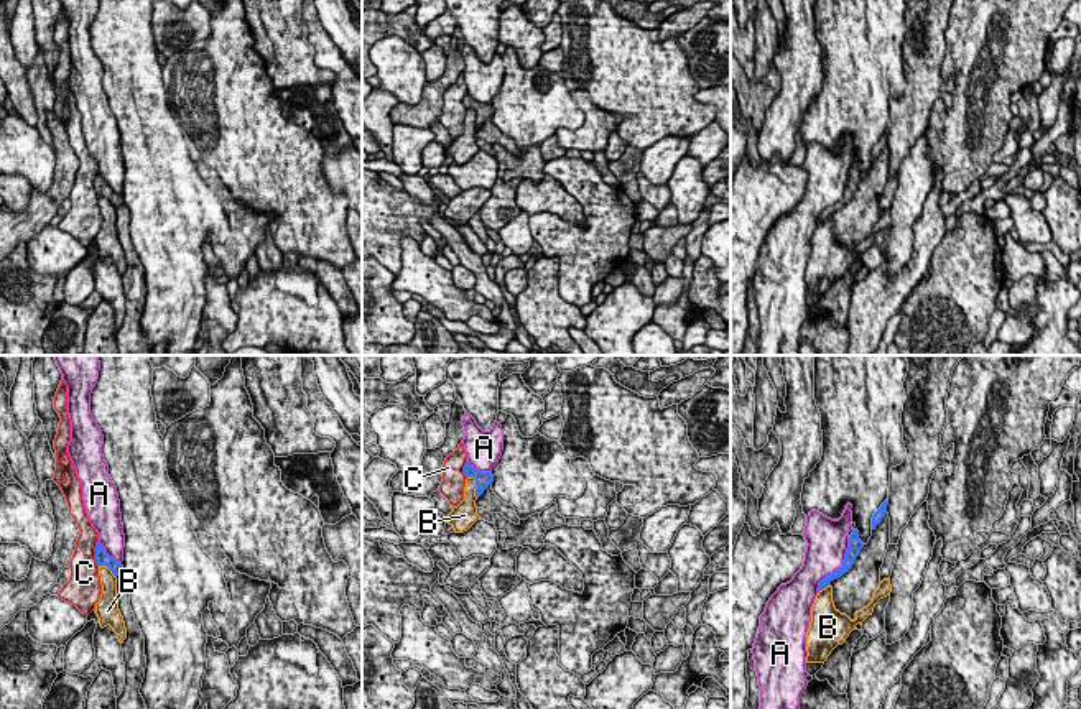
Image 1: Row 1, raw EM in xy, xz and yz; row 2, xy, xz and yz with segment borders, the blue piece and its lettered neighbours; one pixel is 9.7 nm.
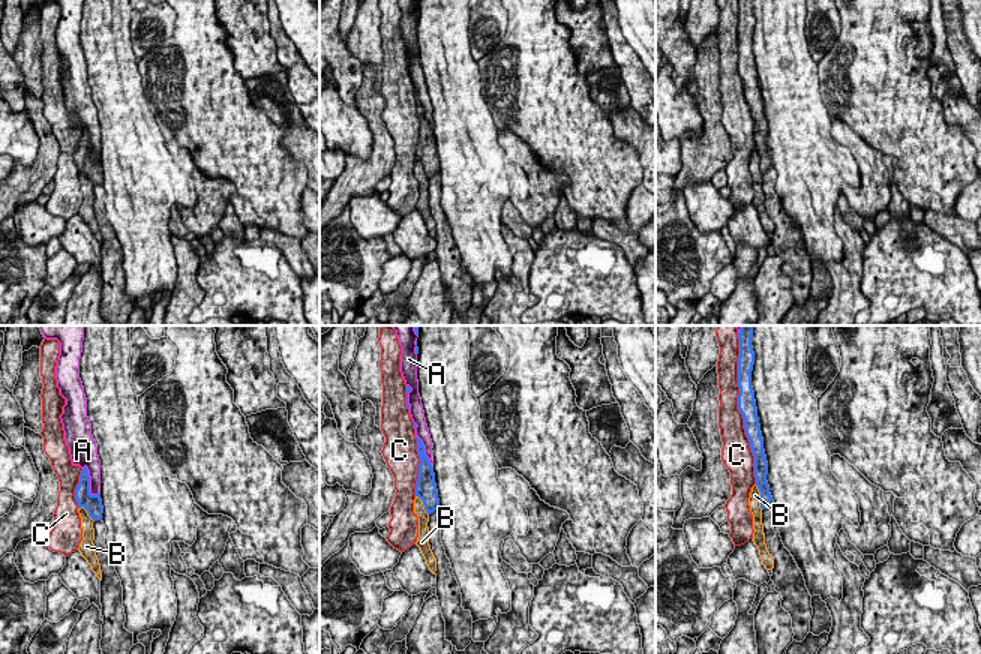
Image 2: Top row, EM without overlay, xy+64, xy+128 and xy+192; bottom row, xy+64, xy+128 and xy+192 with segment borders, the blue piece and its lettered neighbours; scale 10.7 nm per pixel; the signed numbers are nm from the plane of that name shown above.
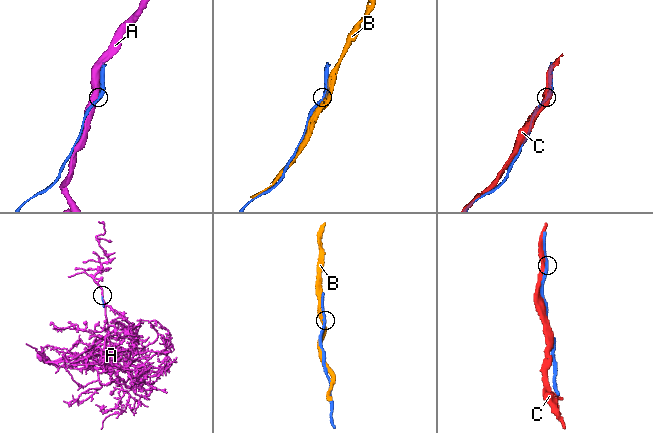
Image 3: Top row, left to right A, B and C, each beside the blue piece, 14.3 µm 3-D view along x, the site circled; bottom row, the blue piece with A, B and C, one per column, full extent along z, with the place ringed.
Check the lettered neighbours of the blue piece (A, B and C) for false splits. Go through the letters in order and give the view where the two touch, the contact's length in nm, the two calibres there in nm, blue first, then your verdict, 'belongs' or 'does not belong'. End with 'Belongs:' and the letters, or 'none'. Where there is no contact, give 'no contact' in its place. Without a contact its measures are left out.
A: meets blue in yz; contact 600 nm long; 130 nm thick on the blue side, 380 nm on the other; does not belong
B: meets blue in xz; contact 240 nm long; 160 nm thick on the blue side, 180 nm on the other; does not belong
C: meets blue in xy; contact 280 nm long; 140 nm thick on the blue side, 280 nm on the other; does not belong
Belongs: none

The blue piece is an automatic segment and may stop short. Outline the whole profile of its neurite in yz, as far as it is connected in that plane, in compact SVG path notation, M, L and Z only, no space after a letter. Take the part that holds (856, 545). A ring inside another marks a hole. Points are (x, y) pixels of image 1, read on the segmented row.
M854 530L852 535L851 535L851 538L849 538L849 548L847 548L842 568L837 569L834 574L826 576L819 582L818 592L823 591L823 589L826 589L831 581L841 577L842 574L846 574L852 568L852 564L854 564L854 561L859 556L859 553L861 553L862 548L864 548L864 543L859 540L859 531Z

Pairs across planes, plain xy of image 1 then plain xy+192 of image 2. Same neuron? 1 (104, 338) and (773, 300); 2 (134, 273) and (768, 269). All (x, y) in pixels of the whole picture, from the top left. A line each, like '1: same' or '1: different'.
1: same
2: different

